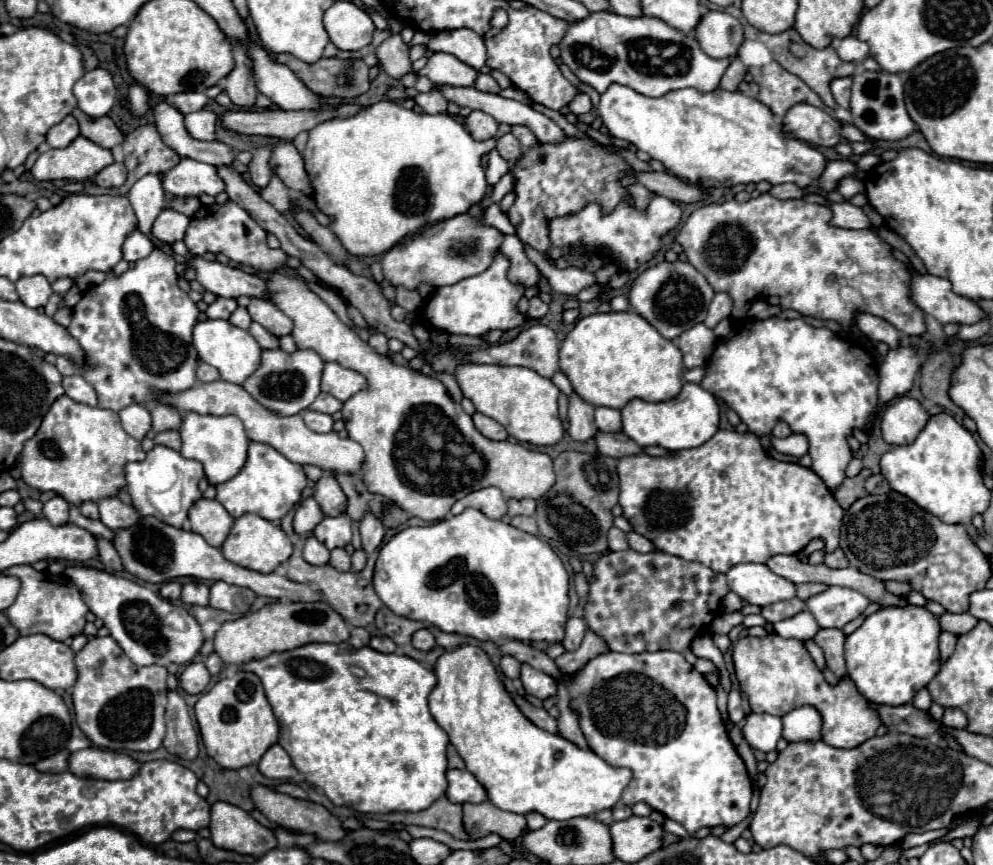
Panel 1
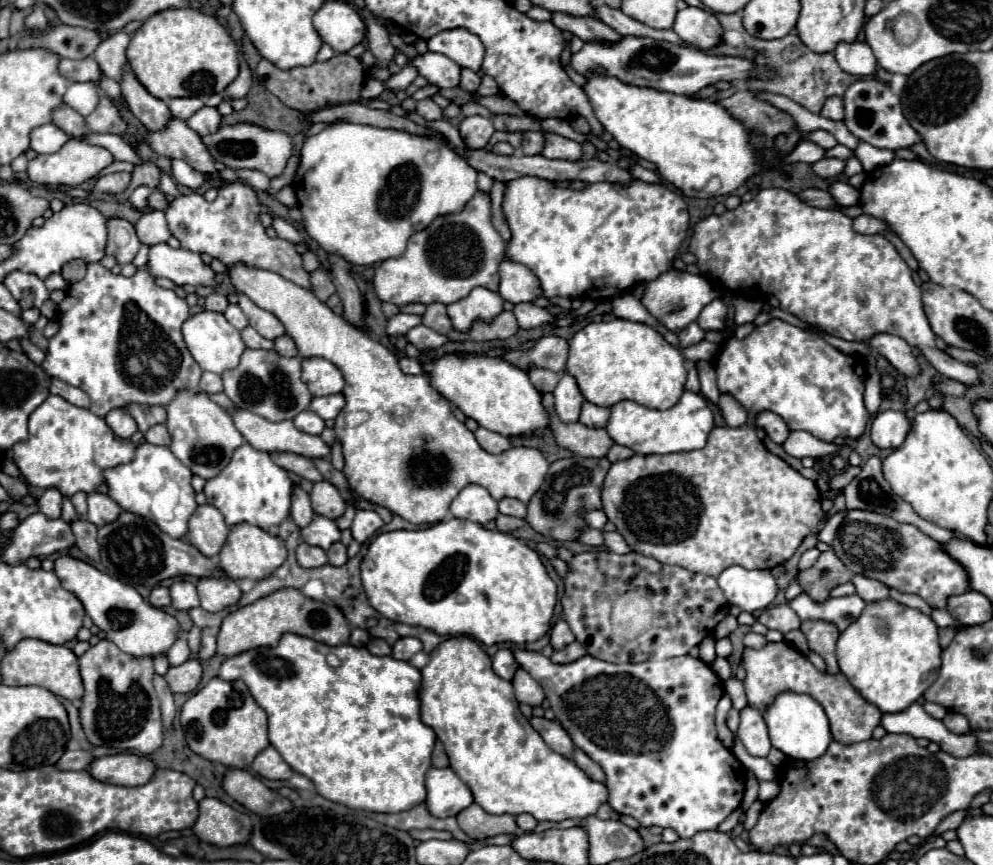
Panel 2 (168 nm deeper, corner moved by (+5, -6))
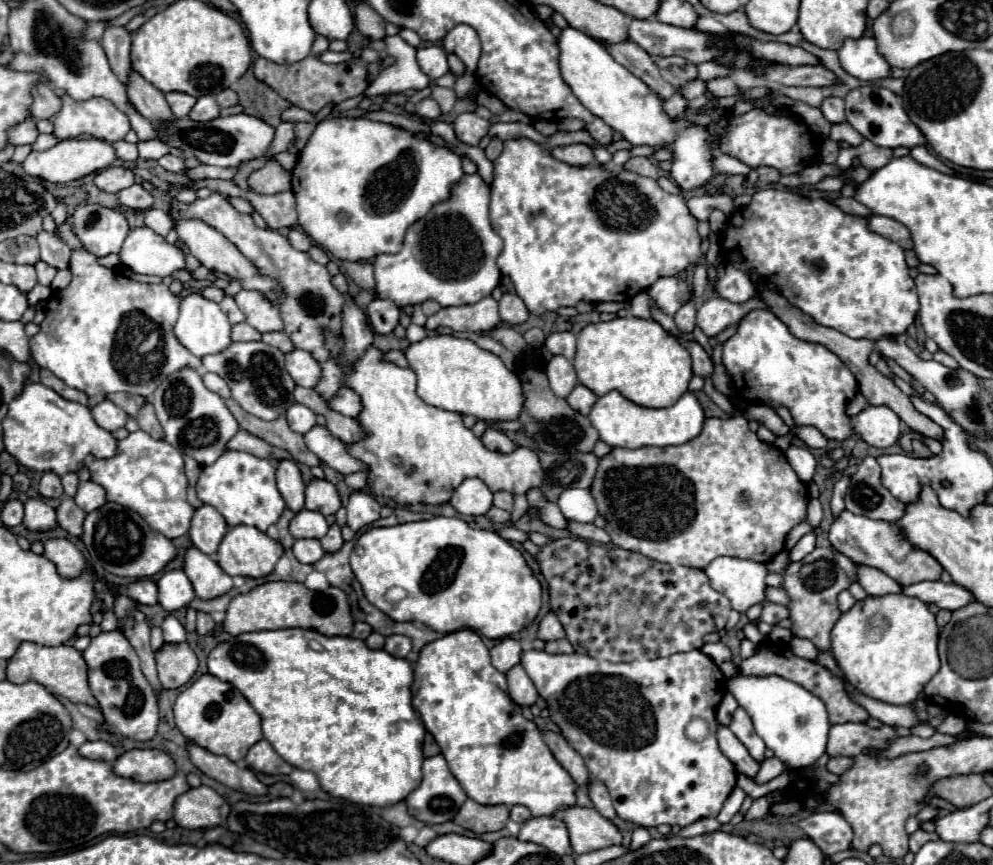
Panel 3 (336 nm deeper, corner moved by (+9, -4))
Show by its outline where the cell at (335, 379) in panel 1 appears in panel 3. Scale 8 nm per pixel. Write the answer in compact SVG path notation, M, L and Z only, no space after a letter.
M295 350L285 354L287 372L295 380L295 384L305 388L315 388L319 382L319 368L321 364L307 352L307 350Z

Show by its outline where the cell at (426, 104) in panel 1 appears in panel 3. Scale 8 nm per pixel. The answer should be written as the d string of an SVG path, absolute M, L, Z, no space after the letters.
M425 98L415 104L415 114L423 120L437 120L441 116L441 108L433 98Z

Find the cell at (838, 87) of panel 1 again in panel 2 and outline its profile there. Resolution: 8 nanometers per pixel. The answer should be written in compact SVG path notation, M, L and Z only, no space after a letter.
M839 96L827 98L827 102L821 110L821 116L829 118L829 120L843 120L843 98L839 98Z

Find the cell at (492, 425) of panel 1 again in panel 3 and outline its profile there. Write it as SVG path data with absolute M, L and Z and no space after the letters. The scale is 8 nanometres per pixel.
M487 428L487 432L483 434L481 440L483 440L485 448L489 448L489 450L497 450L497 452L503 452L503 454L515 450L515 444L513 444L501 430Z

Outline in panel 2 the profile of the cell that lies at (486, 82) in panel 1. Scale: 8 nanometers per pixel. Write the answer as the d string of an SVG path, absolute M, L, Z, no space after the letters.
M461 70L461 84L459 84L459 88L461 90L465 90L465 92L477 92L477 88L479 88L479 84L481 84L481 76L477 74L477 72L473 72L473 70Z

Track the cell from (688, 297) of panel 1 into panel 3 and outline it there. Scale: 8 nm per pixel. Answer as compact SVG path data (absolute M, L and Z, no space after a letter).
M673 276L673 278L659 278L649 290L647 294L659 304L659 308L673 316L689 298L691 298L691 292L687 290L687 282Z

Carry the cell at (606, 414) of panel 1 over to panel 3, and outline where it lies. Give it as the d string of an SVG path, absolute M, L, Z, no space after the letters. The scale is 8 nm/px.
M577 384L573 390L571 390L571 396L567 396L567 404L571 406L571 408L575 408L577 412L581 412L581 414L589 414L589 410L591 410L591 406L595 404L595 400L597 400L597 396L587 388L587 386L583 386L583 384Z

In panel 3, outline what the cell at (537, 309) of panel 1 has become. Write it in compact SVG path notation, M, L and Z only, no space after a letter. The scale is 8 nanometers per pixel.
M505 292L499 300L499 316L505 324L523 324L529 316L529 310L527 306L523 304L523 300L517 296L517 294L511 294L511 292Z

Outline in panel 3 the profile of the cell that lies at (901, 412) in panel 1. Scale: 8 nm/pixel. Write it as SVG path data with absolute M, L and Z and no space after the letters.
M867 406L851 418L851 428L869 446L887 448L893 446L901 434L901 420L887 406Z

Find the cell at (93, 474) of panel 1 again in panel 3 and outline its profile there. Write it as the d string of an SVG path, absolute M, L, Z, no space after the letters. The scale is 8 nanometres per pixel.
M27 382L21 394L11 400L9 412L3 420L3 442L5 450L23 466L39 472L53 470L59 476L65 472L77 472L87 454L97 458L111 458L117 454L117 440L97 426L87 406L61 398L41 382Z

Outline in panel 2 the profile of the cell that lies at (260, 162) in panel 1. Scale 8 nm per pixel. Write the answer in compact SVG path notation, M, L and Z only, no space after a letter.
M235 182L219 188L219 196L213 202L207 202L201 194L179 196L171 202L167 214L167 224L171 234L181 242L181 248L195 254L209 254L219 258L225 266L251 266L275 272L303 288L309 288L309 272L301 266L301 256L295 246L281 238L269 238L265 228L259 222L261 200L253 188L247 184Z

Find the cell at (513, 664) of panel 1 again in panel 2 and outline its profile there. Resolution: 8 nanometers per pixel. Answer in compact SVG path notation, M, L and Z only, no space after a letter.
M503 648L503 650L499 650L499 652L493 656L493 670L495 670L495 674L501 676L503 680L511 680L511 678L515 676L517 668L519 668L519 664L515 662L511 650L505 650L505 648Z

